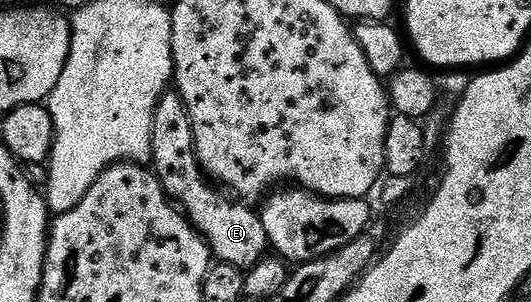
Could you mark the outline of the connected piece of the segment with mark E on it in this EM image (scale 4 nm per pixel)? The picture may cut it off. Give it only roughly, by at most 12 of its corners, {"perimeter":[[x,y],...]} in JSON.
{"perimeter":[[178,92],[157,102],[153,171],[212,257],[268,255],[265,222],[199,164]]}

